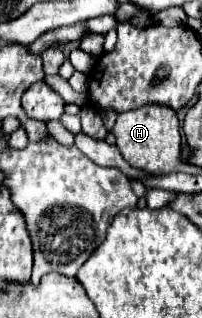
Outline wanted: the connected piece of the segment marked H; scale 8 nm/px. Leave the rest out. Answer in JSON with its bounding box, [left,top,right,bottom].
[112,105,186,175]

